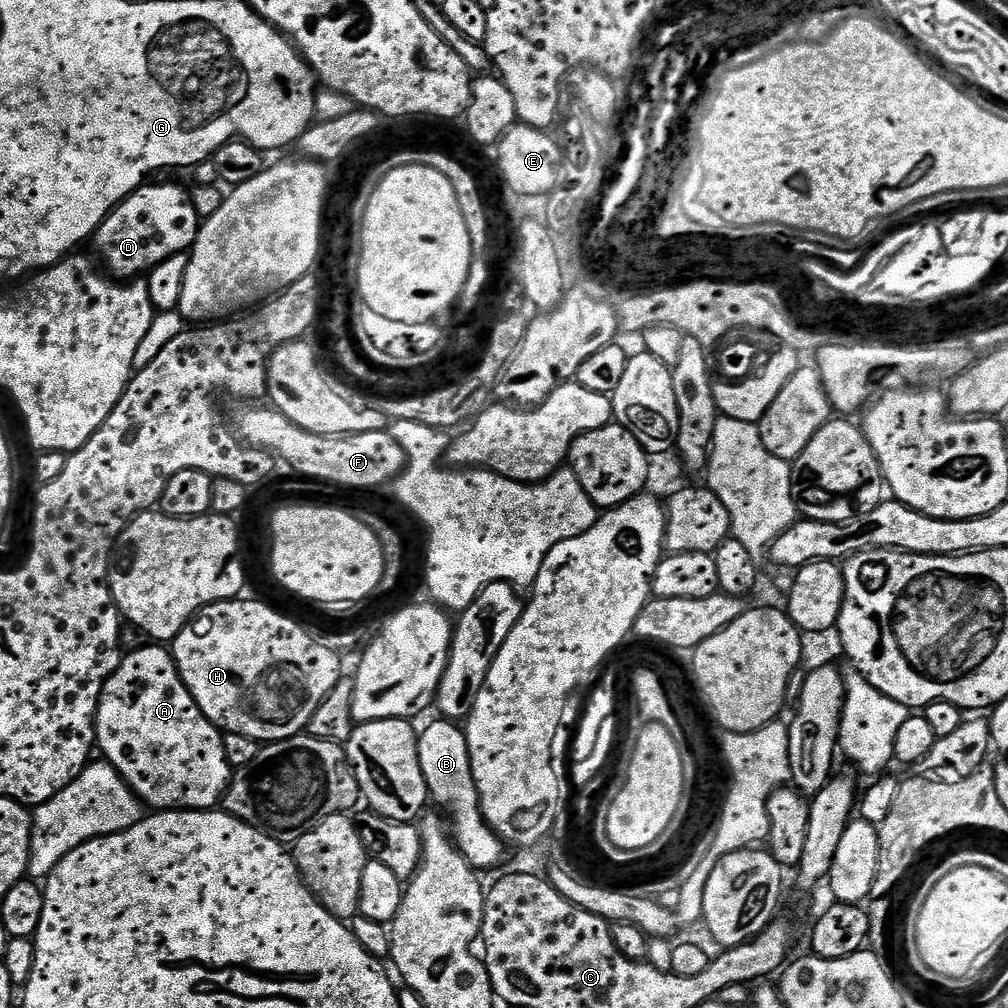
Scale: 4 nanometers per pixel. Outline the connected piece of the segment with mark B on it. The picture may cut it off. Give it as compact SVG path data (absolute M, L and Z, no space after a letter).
M436 718L419 733L418 762L426 778L429 797L438 804L450 823L453 843L468 863L478 870L496 865L502 858L506 846L499 836L489 827L481 814L480 795L473 780L470 766L470 750L465 729L459 723Z

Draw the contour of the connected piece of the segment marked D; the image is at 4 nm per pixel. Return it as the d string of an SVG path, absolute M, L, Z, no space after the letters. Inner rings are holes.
M152 184L143 186L130 193L126 199L117 204L114 211L108 213L108 217L101 222L94 235L96 252L100 255L99 263L109 268L107 271L116 278L140 278L152 271L158 262L166 262L179 252L188 252L196 242L196 235L200 233L202 217L194 210L189 189L179 188L176 184Z

